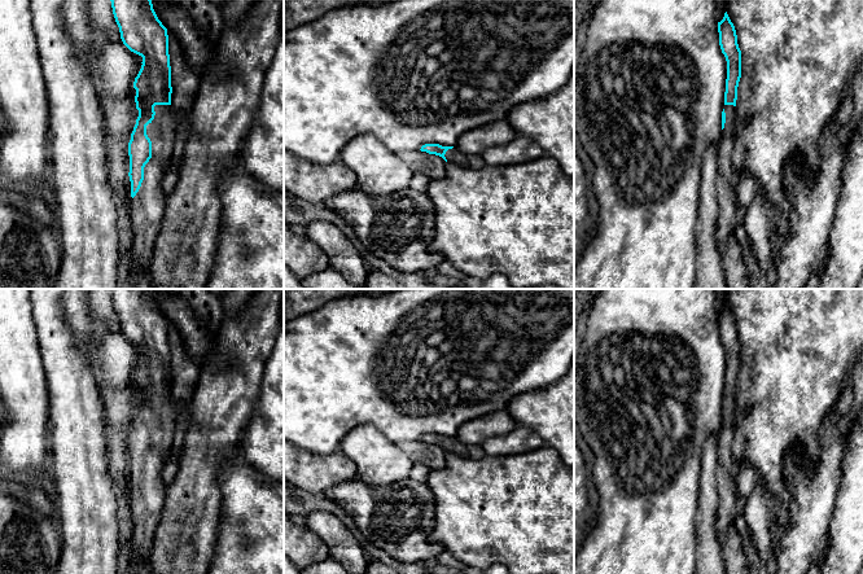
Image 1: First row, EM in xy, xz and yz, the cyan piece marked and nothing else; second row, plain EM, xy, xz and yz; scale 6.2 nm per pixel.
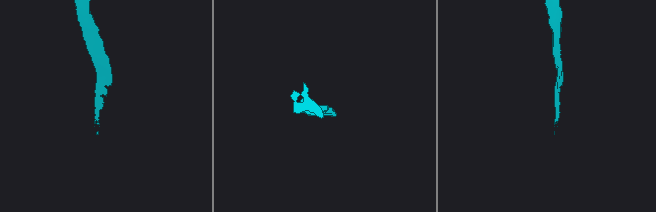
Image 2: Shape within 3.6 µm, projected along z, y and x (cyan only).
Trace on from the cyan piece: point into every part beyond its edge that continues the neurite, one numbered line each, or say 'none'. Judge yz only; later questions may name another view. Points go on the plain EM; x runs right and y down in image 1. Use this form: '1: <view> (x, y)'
1: yz (727, 467)

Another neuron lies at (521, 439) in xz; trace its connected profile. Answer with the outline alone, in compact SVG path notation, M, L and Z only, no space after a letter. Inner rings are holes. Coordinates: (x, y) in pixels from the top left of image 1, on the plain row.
M518 425L508 434L489 438L483 451L490 456L520 455L547 446L547 443L531 429Z

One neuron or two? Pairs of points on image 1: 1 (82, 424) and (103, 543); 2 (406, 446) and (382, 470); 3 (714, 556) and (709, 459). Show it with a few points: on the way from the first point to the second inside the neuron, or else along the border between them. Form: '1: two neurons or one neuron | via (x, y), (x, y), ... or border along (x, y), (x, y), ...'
1: one neuron | via (82, 454), (82, 481), (88, 513)
2: two neurons | border along (395, 443), (414, 463)
3: one neuron | via (708, 531), (709, 483)

